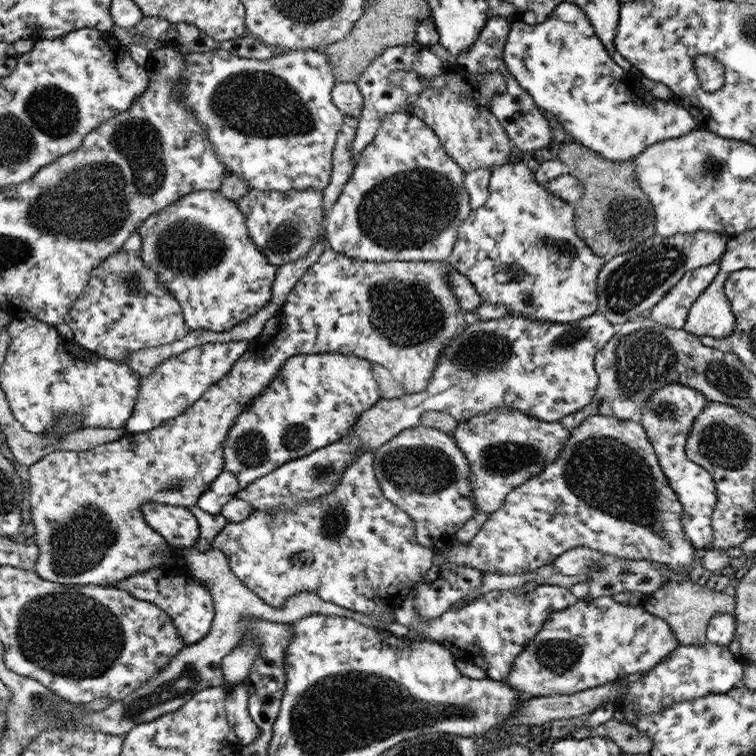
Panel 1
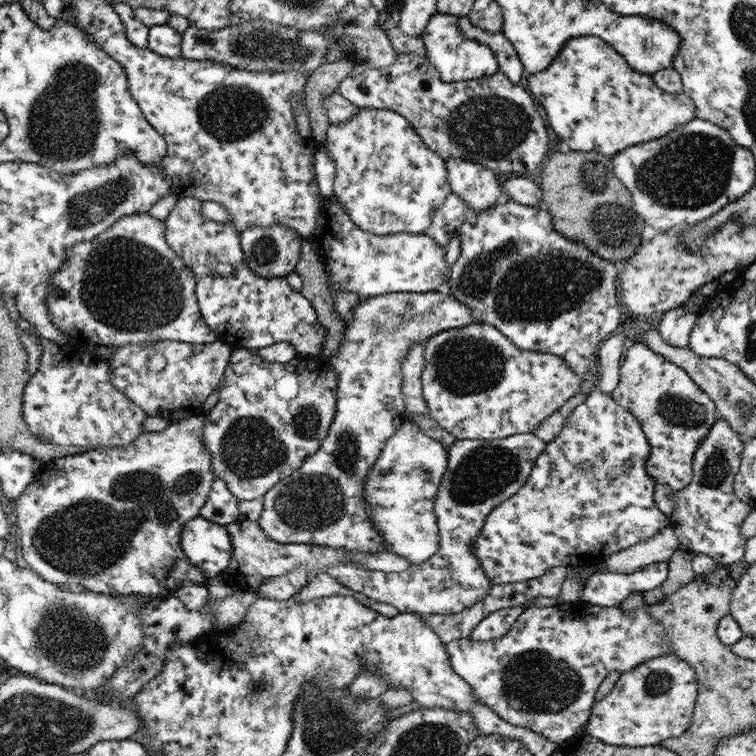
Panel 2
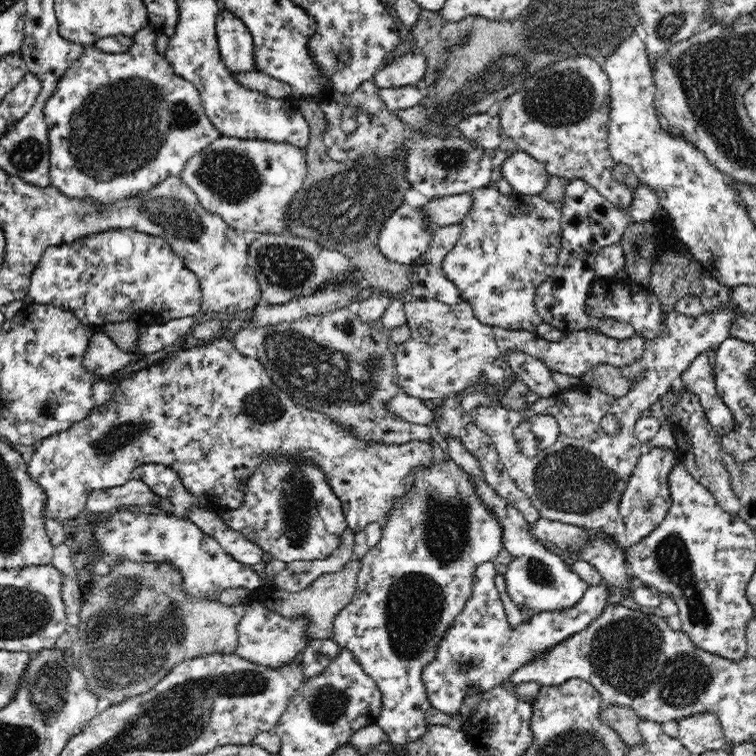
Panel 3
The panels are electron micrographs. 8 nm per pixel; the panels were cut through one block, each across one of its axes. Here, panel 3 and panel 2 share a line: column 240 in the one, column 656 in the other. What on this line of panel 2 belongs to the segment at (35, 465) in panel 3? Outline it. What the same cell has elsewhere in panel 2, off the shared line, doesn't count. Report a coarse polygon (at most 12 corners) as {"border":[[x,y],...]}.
{"border":[[627,342],[611,397],[640,424],[655,508],[691,482],[714,404],[681,368]]}

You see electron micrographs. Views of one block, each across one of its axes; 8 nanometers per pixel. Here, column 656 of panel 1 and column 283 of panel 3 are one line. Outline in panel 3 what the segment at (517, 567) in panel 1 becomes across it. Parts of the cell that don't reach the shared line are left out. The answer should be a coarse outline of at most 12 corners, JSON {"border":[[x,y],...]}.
{"border":[[270,459],[223,520],[285,563],[348,528],[316,465]]}

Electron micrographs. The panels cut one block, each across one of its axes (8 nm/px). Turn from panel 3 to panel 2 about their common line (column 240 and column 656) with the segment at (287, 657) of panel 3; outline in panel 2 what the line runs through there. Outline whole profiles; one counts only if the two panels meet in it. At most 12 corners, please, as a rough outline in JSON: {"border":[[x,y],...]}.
{"border":[[528,604],[444,645],[479,704],[557,746],[669,655],[643,604]]}

